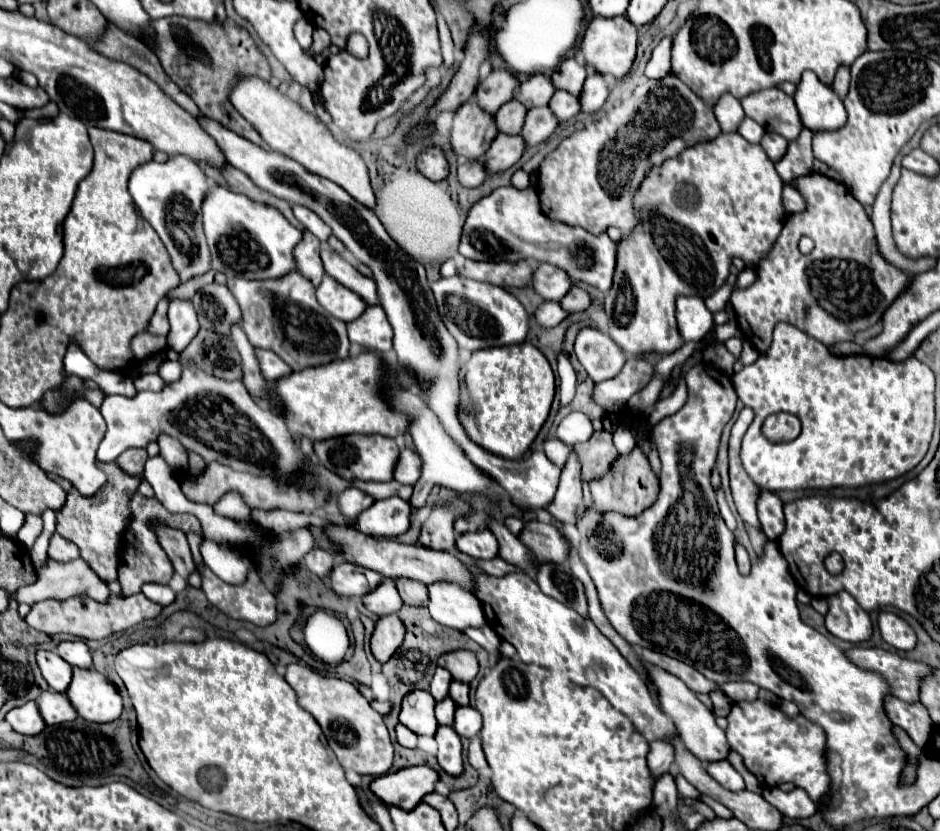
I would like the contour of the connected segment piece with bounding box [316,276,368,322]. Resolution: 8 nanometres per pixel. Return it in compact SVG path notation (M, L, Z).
M324 276L322 284L316 290L316 296L318 296L318 302L334 318L338 318L342 322L356 320L368 306L362 296L356 296L356 292L344 288L340 282L336 282L330 276Z

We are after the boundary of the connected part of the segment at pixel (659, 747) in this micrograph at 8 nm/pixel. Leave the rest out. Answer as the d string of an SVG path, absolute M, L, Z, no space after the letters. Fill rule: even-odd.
M656 740L650 744L650 754L648 754L648 768L658 780L664 772L670 772L672 768L672 746L668 740Z

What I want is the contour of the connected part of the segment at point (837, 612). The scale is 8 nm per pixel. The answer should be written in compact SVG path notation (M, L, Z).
M848 592L828 596L826 628L846 642L862 642L872 634L872 620Z

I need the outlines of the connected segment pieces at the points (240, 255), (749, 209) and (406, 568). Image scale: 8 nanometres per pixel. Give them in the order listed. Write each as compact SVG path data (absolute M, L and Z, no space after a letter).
M212 184L202 204L202 216L204 234L212 254L212 268L226 274L226 278L266 280L280 278L296 268L292 248L300 242L302 232L280 216L278 208Z
M720 134L716 140L686 148L680 156L650 168L636 190L634 212L638 226L618 242L614 284L604 300L610 316L608 334L628 354L670 354L682 346L676 320L670 320L674 318L676 296L712 294L728 278L732 258L739 257L746 266L756 266L772 250L784 224L782 180L760 144L752 144L740 134Z
M328 526L326 532L342 548L344 558L348 562L360 564L374 572L380 572L386 578L412 578L412 580L418 580L424 584L434 584L436 580L452 580L452 582L460 584L462 588L468 588L468 592L474 592L474 586L476 586L474 574L468 570L468 566L460 564L460 560L456 560L456 556L452 556L450 552L434 552L434 550L426 550L416 544L408 546L408 544L400 544L400 542L388 540L388 538L366 536L348 526Z

